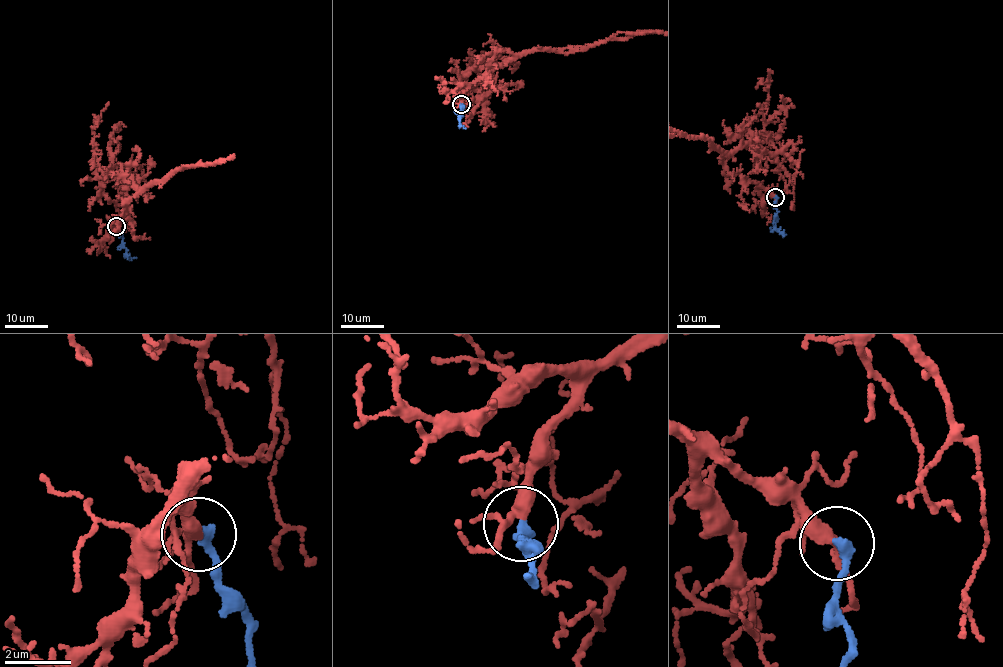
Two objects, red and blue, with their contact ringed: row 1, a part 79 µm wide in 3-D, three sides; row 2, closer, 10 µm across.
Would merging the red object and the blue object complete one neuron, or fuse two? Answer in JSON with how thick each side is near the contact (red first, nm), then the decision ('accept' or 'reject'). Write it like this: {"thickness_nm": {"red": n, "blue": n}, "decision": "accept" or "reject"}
{"thickness_nm": {"red": 260, "blue": 360}, "decision": "accept"}

